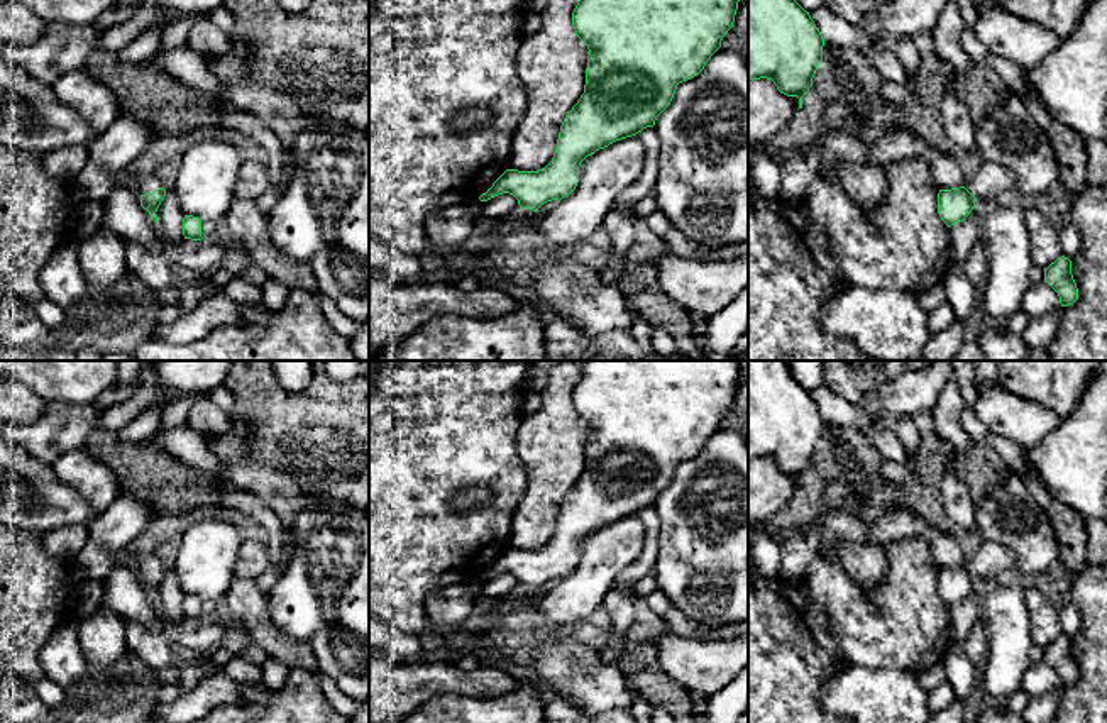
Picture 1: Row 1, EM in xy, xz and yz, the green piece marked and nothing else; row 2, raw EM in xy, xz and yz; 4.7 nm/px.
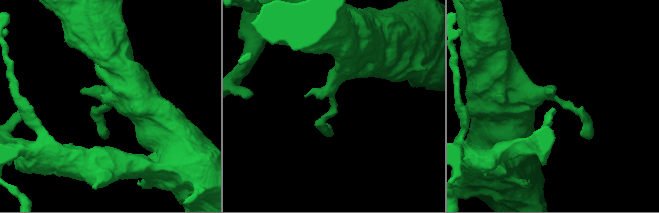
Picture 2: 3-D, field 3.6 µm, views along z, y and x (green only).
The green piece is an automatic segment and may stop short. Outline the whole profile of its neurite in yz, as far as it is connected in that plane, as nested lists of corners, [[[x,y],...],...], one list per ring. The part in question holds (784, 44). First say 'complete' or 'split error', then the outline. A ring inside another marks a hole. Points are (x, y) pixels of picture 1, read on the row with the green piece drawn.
complete; [[[748,0],[748,83],[772,80],[780,93],[797,97],[802,108],[802,97],[823,63],[823,46],[819,29],[796,0]]]

